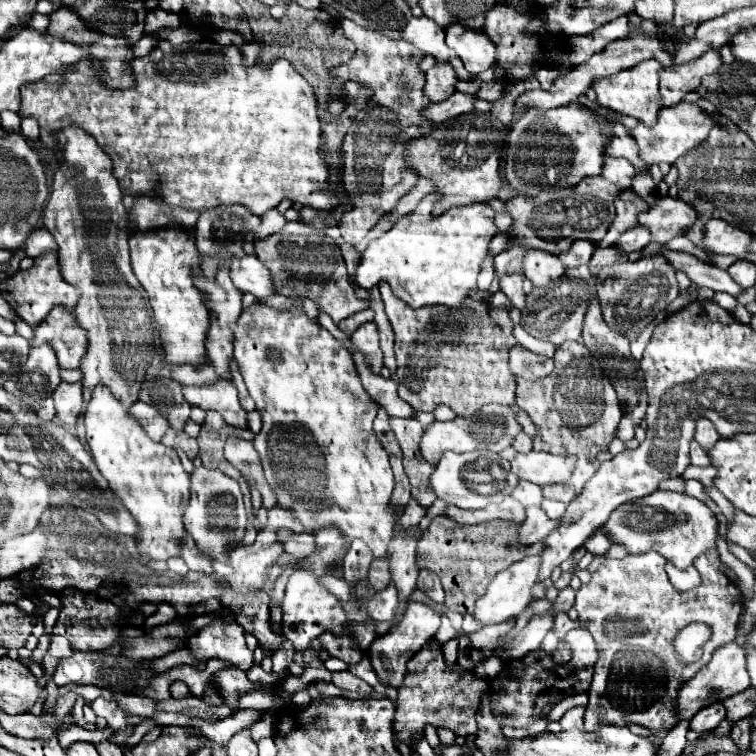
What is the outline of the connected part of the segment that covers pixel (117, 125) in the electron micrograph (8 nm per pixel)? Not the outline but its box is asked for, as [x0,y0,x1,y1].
[19,41,337,215]

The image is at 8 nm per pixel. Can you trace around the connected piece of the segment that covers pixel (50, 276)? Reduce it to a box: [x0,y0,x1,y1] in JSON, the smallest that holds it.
[1,251,79,327]

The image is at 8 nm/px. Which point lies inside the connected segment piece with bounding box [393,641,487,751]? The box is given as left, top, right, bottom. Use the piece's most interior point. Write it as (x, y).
(433, 693)

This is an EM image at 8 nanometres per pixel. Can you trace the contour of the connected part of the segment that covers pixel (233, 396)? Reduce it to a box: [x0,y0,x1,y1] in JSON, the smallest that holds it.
[183,379,247,429]

